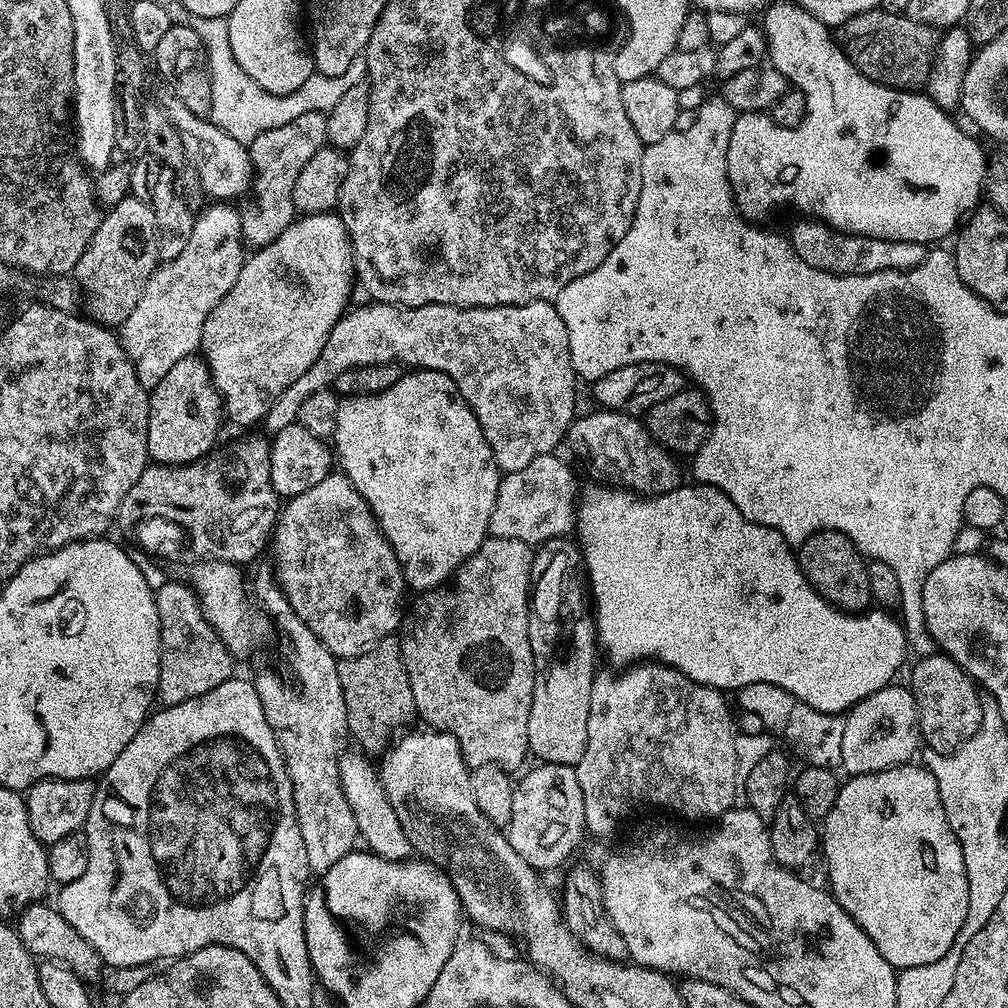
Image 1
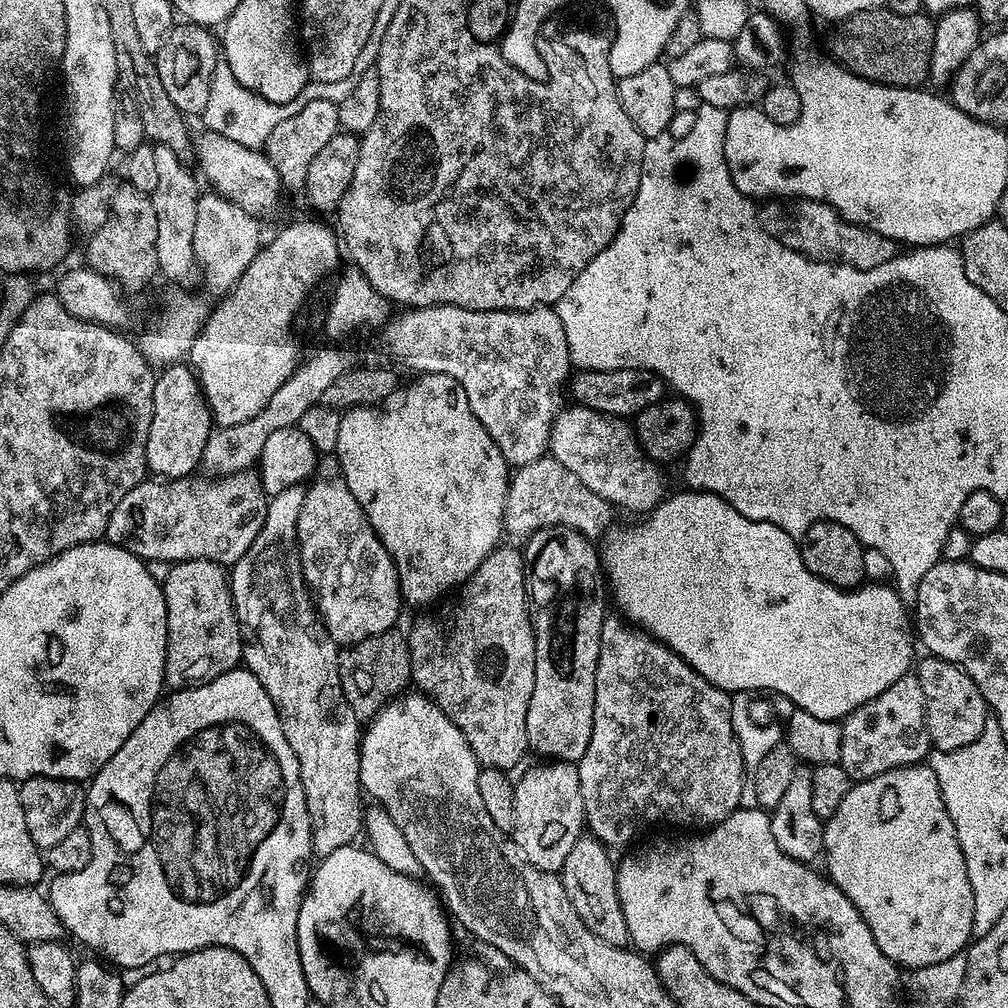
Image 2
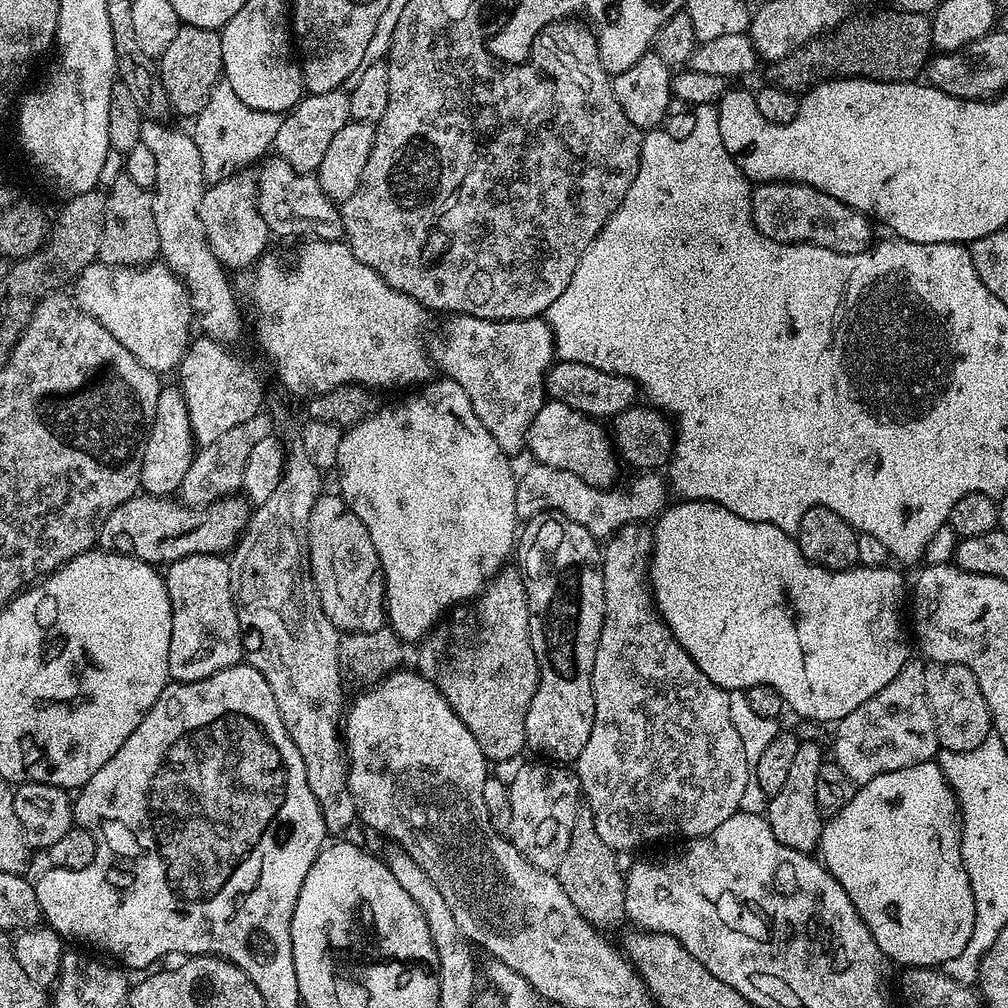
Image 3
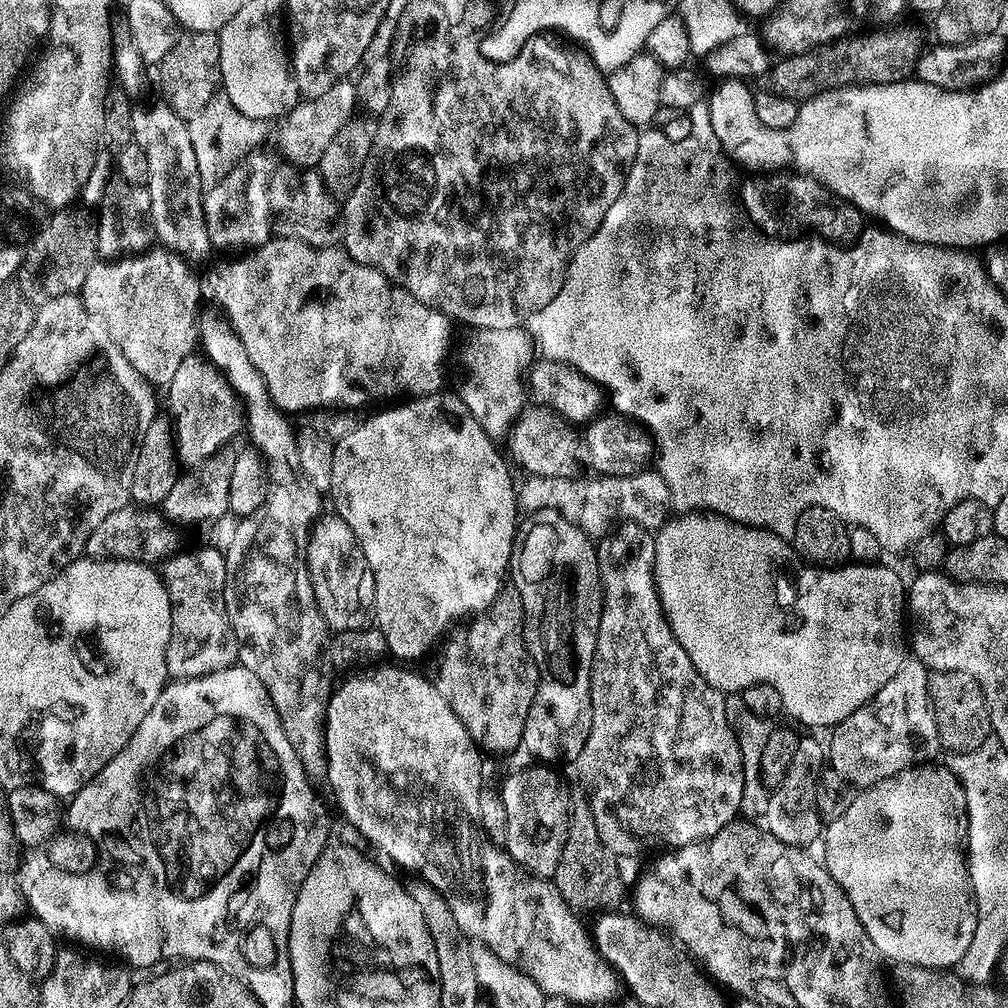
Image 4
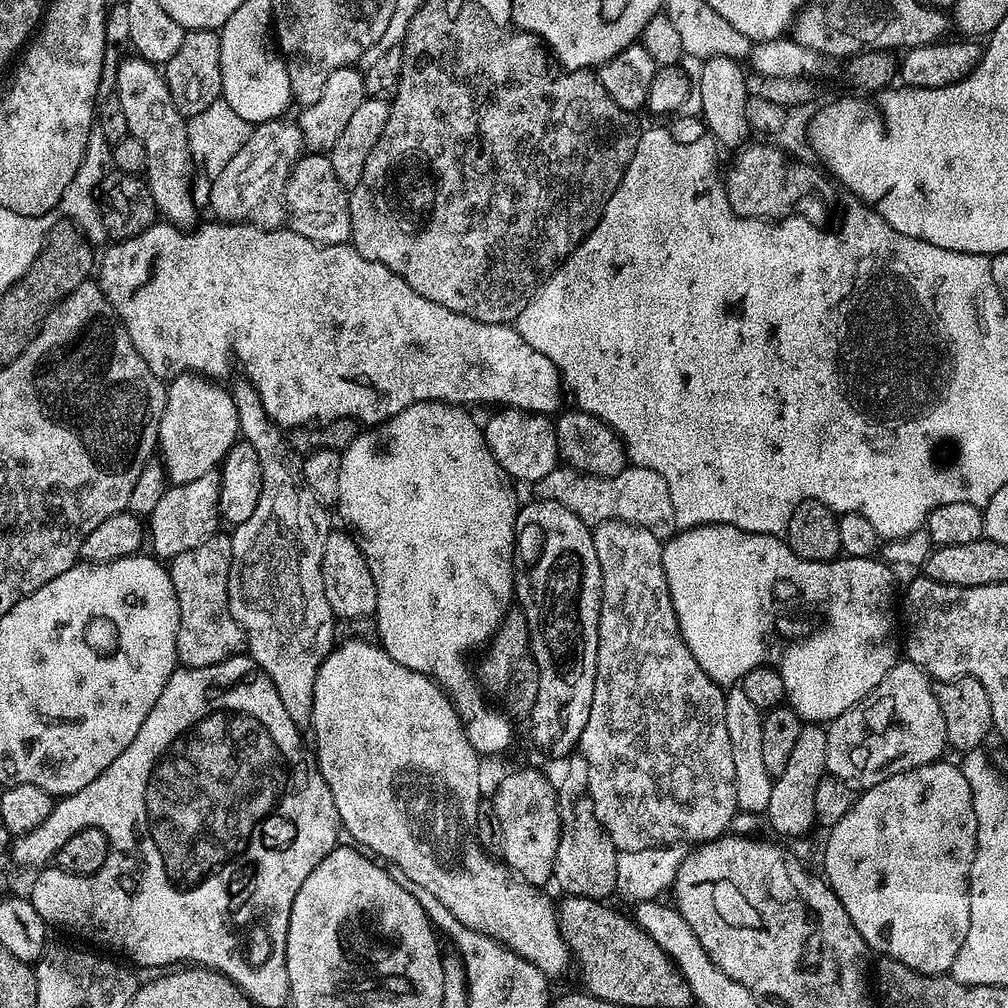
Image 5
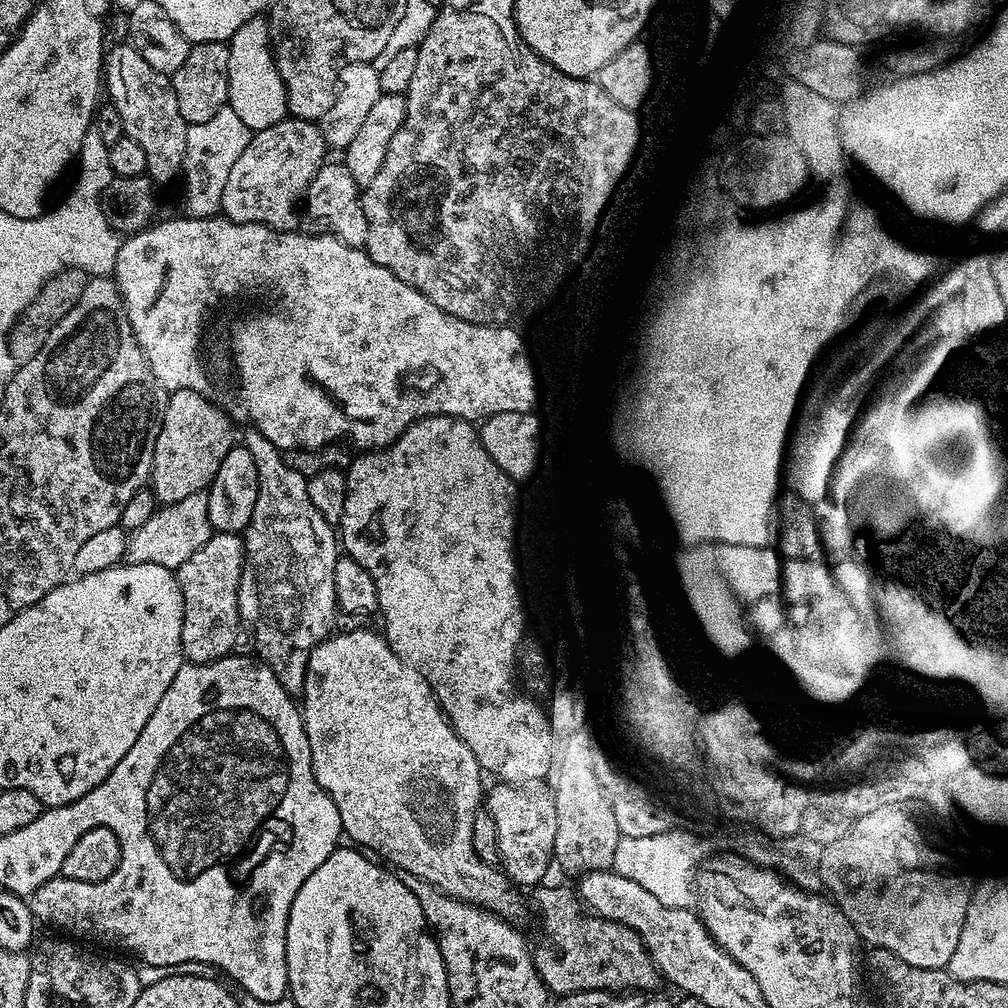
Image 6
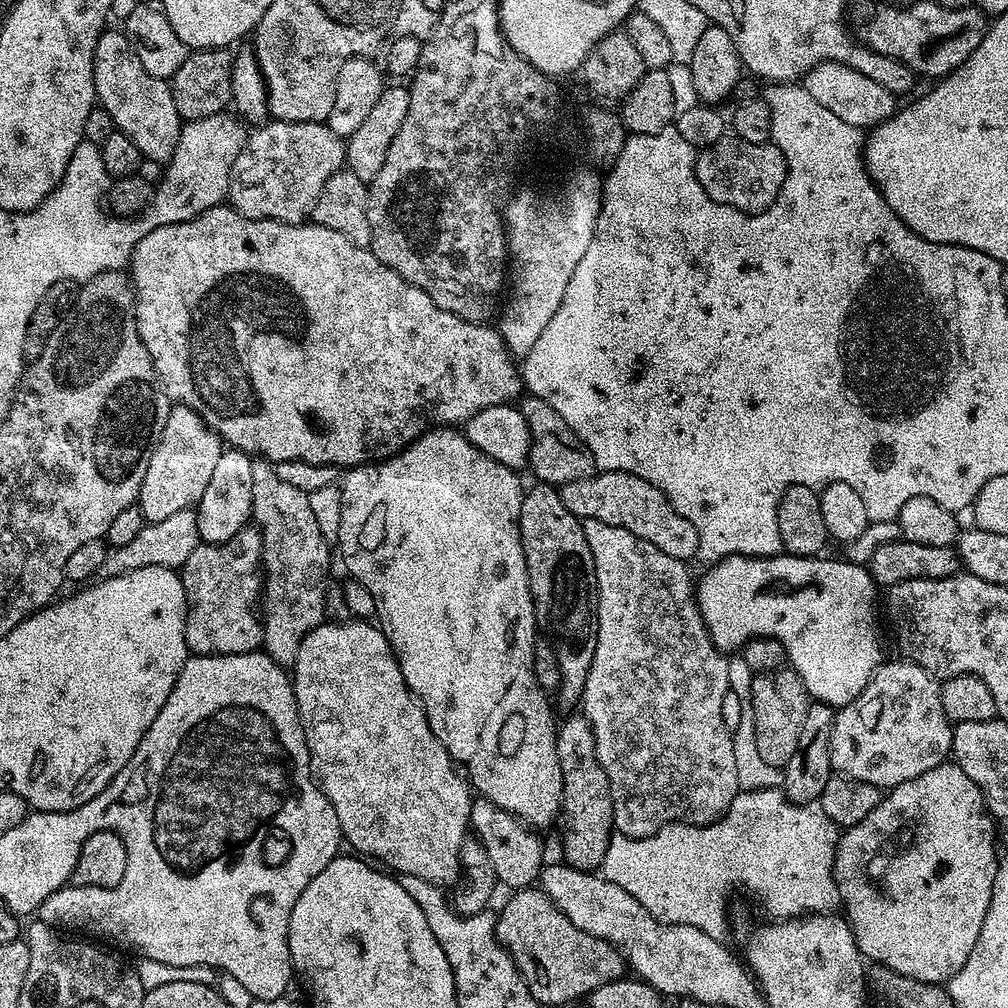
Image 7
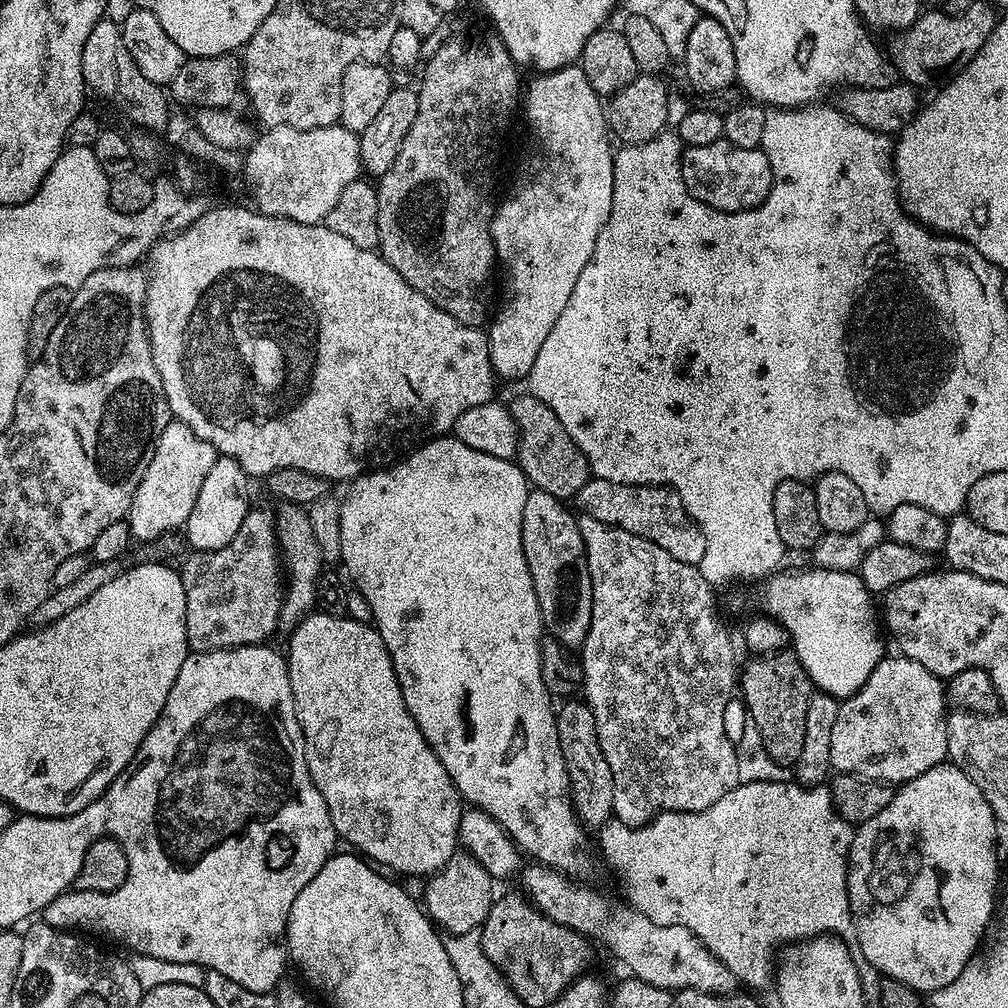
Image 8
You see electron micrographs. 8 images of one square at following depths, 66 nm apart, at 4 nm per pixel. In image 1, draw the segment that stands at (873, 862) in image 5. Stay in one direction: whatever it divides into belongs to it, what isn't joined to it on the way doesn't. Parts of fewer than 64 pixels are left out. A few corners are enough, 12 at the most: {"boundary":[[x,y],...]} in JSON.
{"boundary":[[927,767],[845,779],[834,899],[894,969],[950,952],[970,890]]}

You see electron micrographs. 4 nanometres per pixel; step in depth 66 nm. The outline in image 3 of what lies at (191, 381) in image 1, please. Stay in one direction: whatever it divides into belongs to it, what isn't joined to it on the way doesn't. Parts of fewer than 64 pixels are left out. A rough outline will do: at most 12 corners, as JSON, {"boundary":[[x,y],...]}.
{"boundary":[[165,385],[144,444],[141,489],[177,493],[195,453],[183,393]]}

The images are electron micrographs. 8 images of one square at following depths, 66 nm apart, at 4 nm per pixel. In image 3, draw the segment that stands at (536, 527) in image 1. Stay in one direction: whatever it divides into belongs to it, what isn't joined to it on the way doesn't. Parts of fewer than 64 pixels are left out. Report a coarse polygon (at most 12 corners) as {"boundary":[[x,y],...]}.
{"boundary":[[537,463],[516,482],[524,522],[559,514],[607,538],[655,521],[669,503],[660,474],[624,493]]}

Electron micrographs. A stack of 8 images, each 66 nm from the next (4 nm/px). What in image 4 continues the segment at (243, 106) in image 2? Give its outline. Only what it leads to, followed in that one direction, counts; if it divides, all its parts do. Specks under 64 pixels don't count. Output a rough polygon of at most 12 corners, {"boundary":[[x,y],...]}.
{"boundary":[[217,94],[188,124],[200,183],[215,186],[268,136]]}

